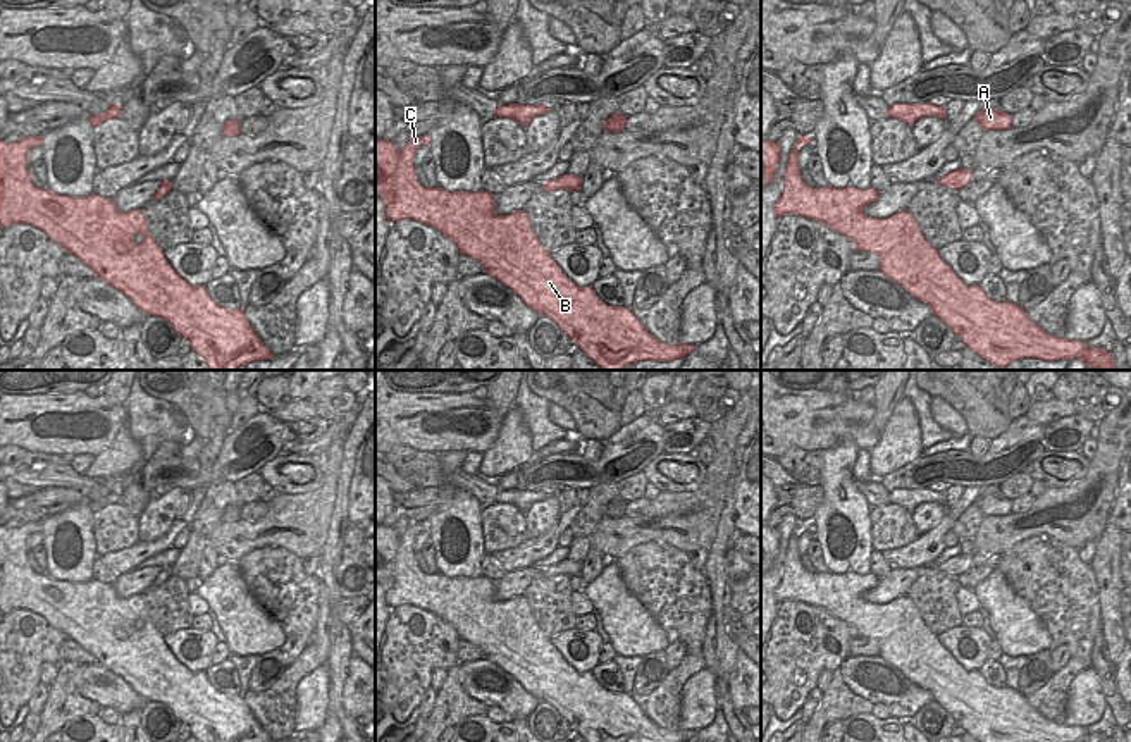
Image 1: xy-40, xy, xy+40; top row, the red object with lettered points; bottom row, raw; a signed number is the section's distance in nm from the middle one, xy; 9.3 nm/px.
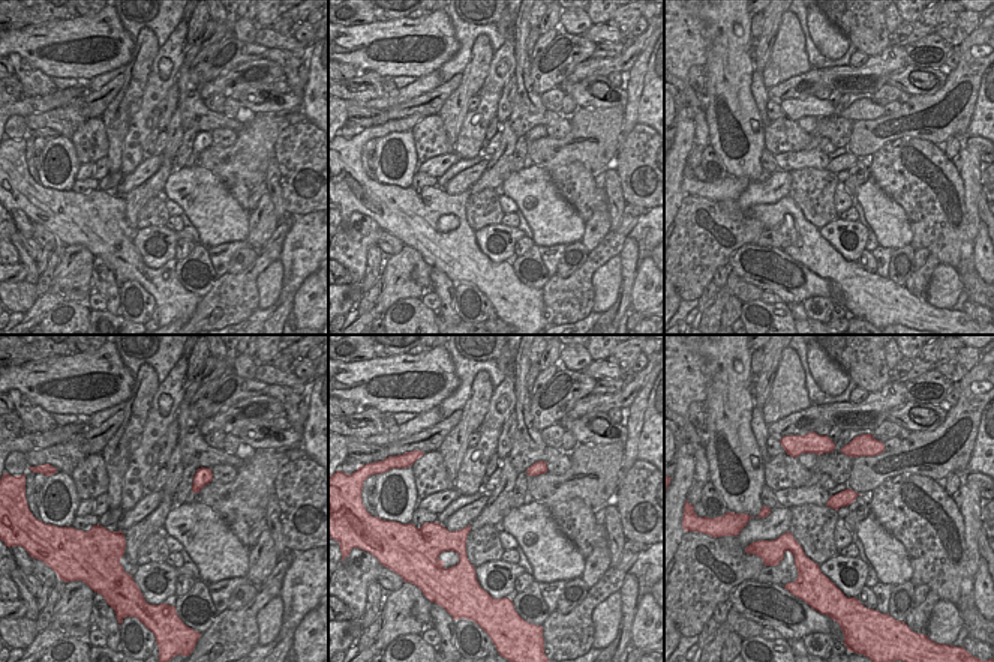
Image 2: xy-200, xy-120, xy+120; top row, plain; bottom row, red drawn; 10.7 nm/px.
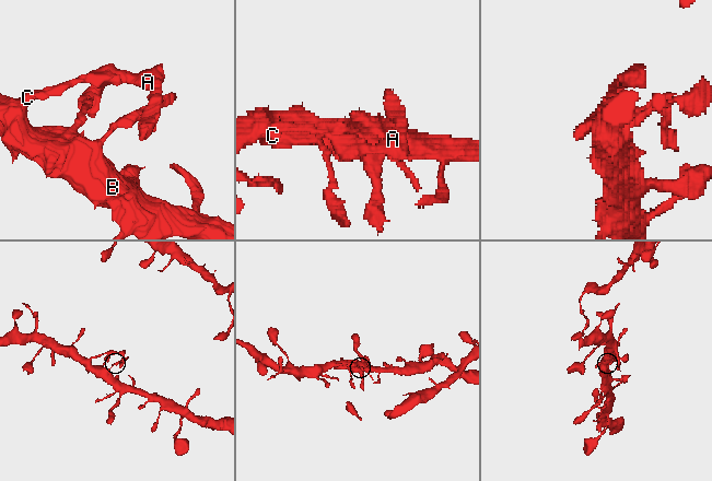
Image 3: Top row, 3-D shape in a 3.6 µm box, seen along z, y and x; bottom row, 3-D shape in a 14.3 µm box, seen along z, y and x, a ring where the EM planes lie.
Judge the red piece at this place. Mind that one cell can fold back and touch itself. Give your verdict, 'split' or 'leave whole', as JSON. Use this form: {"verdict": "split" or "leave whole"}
{"verdict": "split"}

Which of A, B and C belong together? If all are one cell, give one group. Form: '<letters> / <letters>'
A / B C

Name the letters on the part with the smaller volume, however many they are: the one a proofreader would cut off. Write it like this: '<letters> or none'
A

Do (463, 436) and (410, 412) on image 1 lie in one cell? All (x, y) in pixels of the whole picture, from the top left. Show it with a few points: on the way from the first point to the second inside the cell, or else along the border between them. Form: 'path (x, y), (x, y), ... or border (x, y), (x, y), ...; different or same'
path (450, 431), (439, 431), (431, 422), (424, 422); same

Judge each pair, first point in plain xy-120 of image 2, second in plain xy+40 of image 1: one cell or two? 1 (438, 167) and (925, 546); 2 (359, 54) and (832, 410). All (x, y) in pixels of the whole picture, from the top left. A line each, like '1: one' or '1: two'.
1: one
2: one

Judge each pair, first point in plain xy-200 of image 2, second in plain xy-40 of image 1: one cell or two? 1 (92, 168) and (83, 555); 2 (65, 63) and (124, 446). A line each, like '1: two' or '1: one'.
1: two
2: two

